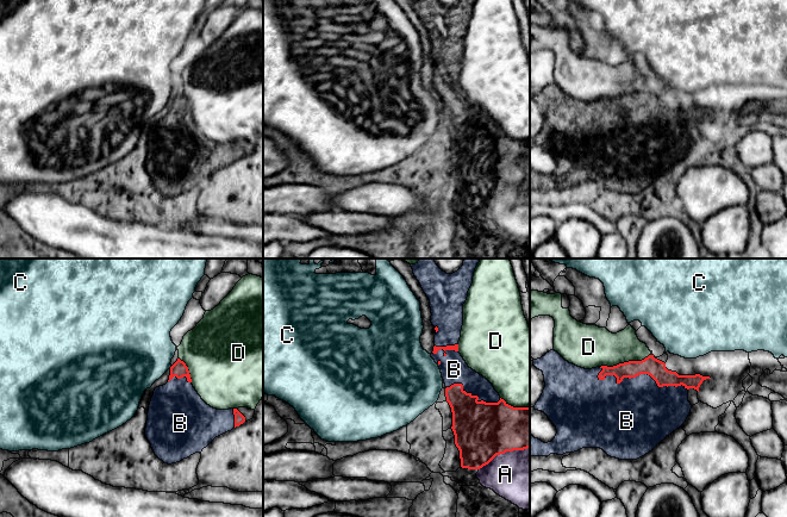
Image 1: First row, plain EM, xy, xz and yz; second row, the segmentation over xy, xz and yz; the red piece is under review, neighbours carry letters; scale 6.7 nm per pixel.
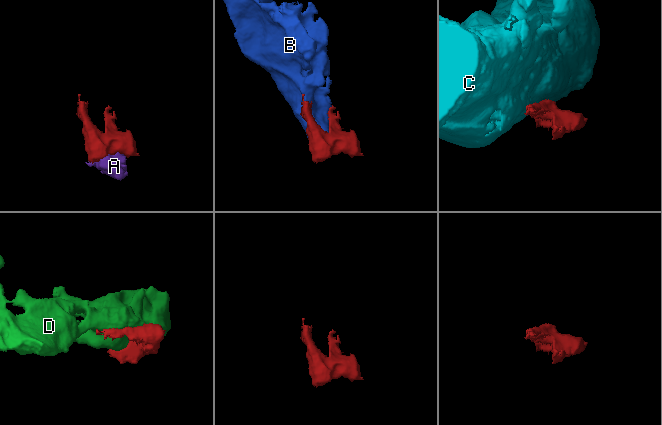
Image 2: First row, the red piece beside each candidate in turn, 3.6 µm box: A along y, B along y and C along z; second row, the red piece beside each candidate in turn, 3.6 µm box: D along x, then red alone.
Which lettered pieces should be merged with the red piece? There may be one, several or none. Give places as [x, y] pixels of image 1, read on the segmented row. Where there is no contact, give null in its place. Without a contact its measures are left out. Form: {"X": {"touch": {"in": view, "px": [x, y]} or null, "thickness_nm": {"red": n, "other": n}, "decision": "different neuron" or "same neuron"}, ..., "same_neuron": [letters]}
{"A": {"touch": {"in": "xz", "px": [504, 453]}, "thickness_nm": {"red": 380, "other": 400}, "decision": "same neuron"}, "B": {"touch": {"in": "yz", "px": [642, 373]}, "thickness_nm": {"red": 120, "other": 420}, "decision": "same neuron"}, "C": {"touch": {"in": "xy", "px": [170, 367]}, "thickness_nm": {"red": 110, "other": 460}, "decision": "different neuron"}, "D": {"touch": {"in": "yz", "px": [625, 362]}, "thickness_nm": {"red": 120, "other": 280}, "decision": "different neuron"}, "same_neuron": ["A", "B"]}

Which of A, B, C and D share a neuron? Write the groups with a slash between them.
A B / C / D

